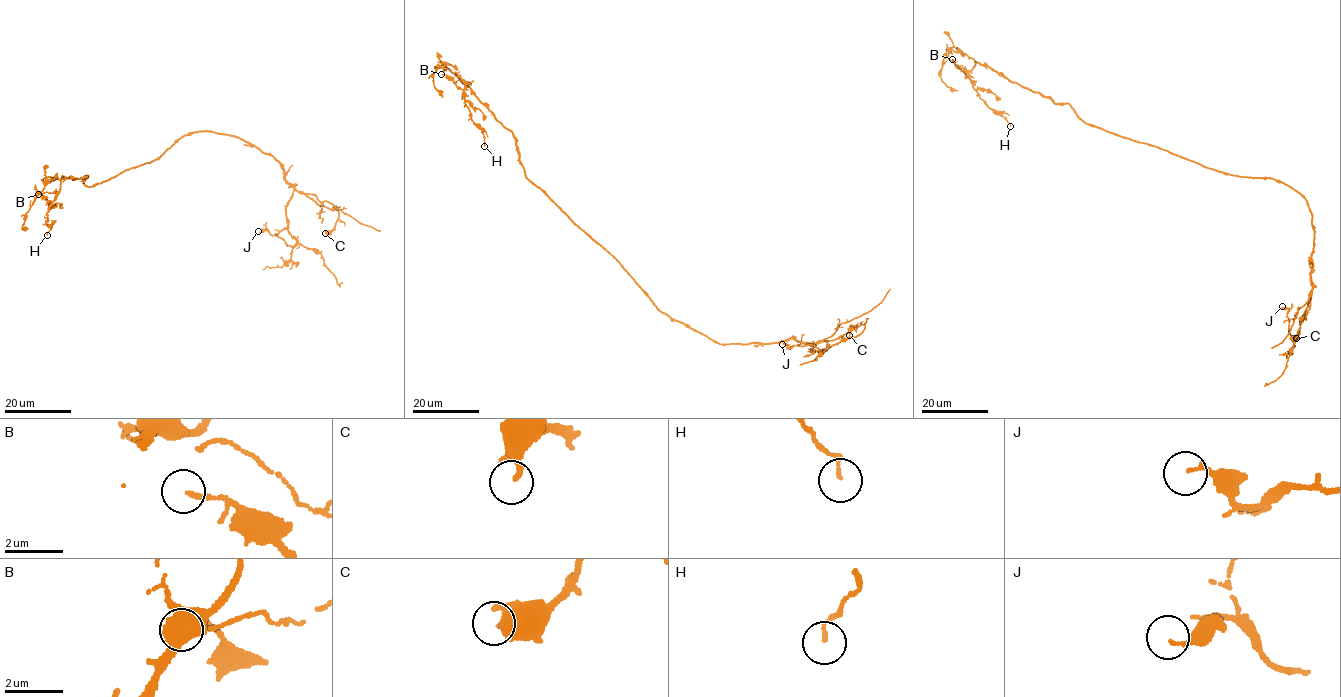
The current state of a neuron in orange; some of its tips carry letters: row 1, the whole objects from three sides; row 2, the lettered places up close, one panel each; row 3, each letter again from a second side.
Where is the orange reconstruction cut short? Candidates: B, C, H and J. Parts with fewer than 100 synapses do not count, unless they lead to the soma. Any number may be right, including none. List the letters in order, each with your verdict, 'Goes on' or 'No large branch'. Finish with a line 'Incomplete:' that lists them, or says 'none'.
B: No large branch
C: No large branch
H: No large branch
J: No large branch
Incomplete: none

